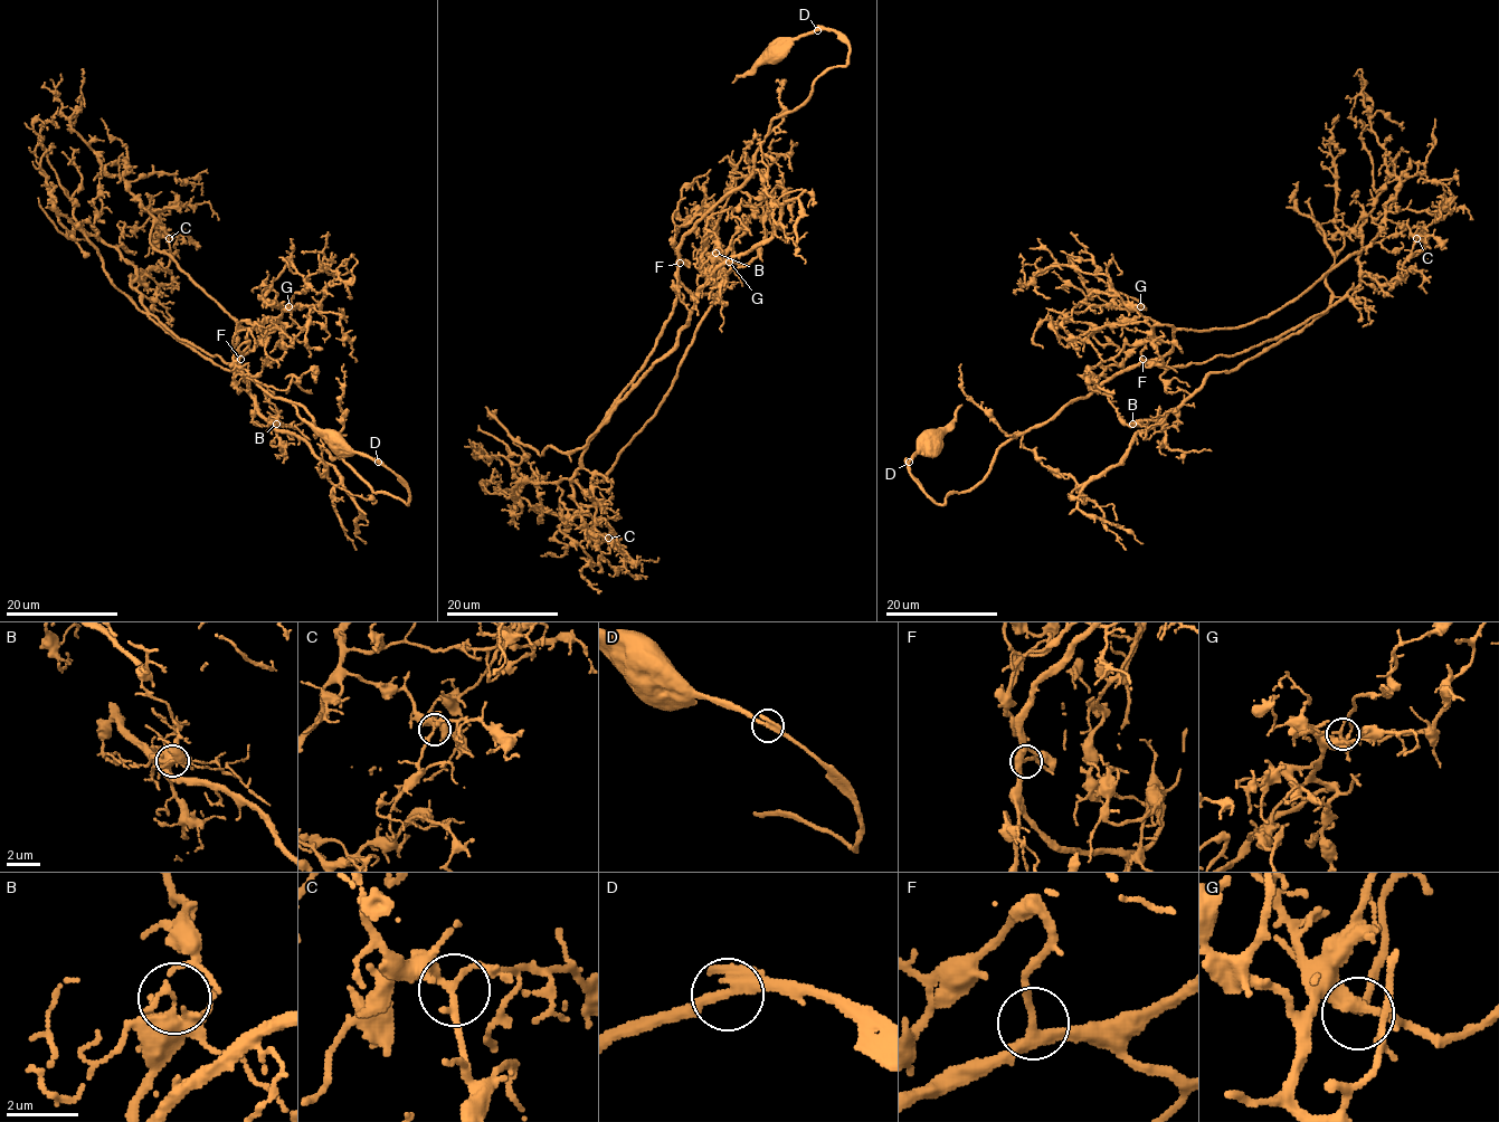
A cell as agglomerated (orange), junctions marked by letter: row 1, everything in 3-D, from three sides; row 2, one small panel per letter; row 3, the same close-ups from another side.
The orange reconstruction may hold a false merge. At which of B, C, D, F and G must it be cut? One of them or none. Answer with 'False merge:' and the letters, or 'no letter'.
False merge: B

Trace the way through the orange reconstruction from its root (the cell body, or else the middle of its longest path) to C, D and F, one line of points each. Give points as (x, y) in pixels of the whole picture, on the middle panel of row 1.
C: (774, 54), (817, 29), (850, 49), (683, 240), (679, 279), (713, 302), (656, 415), (590, 490), (608, 538)
D: (774, 54), (774, 48), (783, 48), (791, 40), (817, 30)
F: (774, 54), (817, 29), (850, 49), (845, 65), (824, 70), (771, 123), (755, 172), (684, 238), (680, 263)

